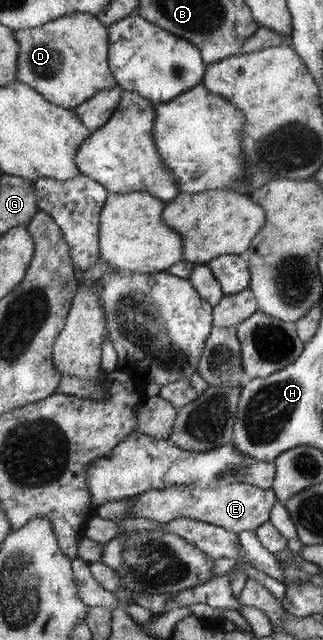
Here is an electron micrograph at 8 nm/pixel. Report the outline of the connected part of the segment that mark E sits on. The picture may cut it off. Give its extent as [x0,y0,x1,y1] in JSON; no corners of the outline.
[96,484,277,535]

